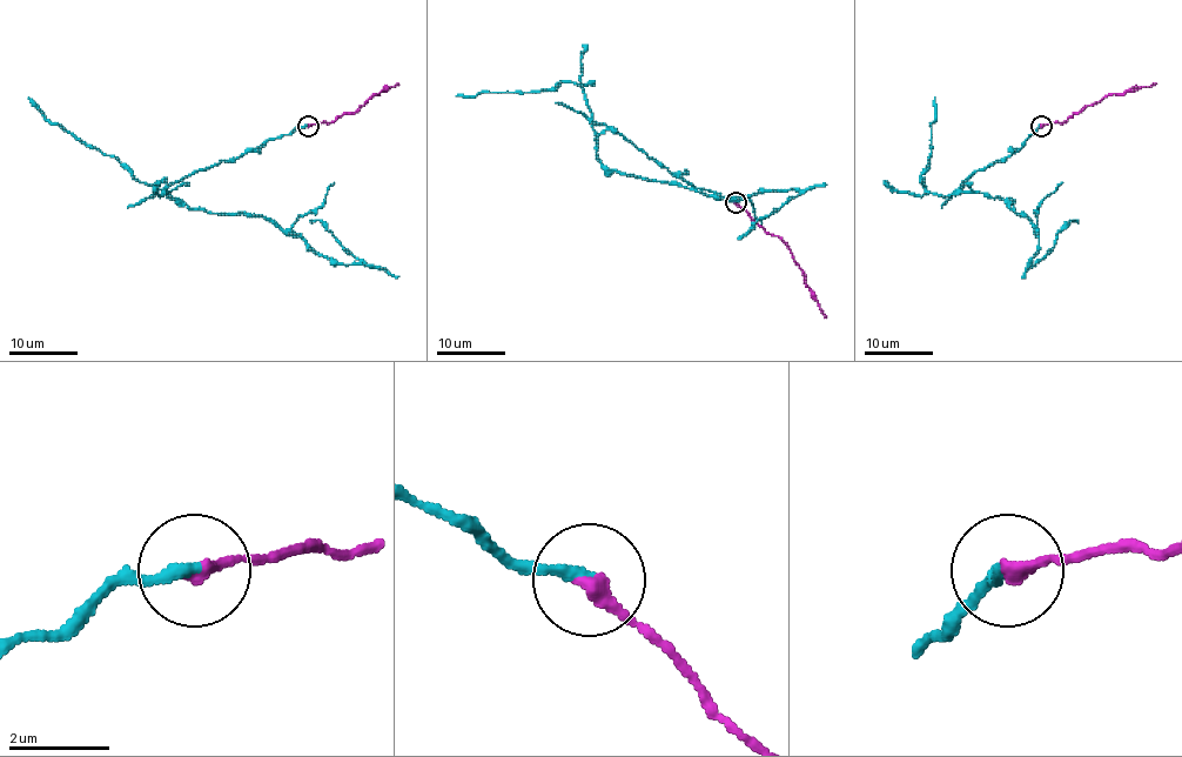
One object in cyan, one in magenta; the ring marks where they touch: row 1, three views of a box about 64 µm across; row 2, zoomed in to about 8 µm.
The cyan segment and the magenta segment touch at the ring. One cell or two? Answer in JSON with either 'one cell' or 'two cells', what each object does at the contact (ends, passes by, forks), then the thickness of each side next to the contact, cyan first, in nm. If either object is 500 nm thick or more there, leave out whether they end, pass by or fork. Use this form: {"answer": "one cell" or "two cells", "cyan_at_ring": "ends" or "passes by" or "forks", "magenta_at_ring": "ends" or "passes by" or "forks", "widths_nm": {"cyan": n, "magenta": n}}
{"answer": "two cells", "cyan_at_ring": "ends", "magenta_at_ring": "ends", "widths_nm": {"cyan": 240, "magenta": 340}}

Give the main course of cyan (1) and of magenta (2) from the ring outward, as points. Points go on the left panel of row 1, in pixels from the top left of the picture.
1: (308, 126), (199, 168), (169, 198), (276, 221), (316, 252), (371, 266), (310, 221)
2: (308, 126), (353, 114), (375, 93), (398, 84)

